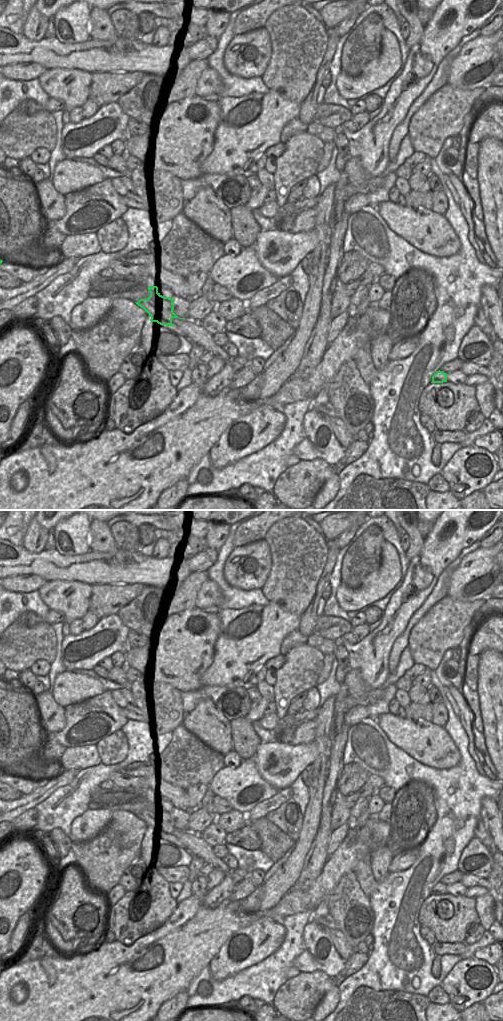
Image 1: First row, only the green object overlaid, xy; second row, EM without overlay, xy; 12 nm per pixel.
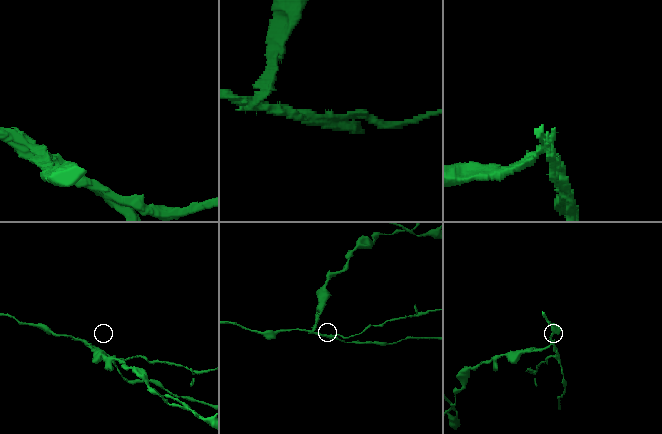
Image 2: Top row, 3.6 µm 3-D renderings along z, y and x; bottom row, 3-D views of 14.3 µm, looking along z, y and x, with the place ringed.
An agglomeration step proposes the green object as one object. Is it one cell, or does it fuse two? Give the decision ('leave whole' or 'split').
split

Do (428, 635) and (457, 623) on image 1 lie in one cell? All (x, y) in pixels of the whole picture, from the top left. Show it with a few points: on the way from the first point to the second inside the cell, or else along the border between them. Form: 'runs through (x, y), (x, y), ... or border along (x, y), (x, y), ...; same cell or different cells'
runs through (435, 633), (447, 623), (450, 623); same cell

